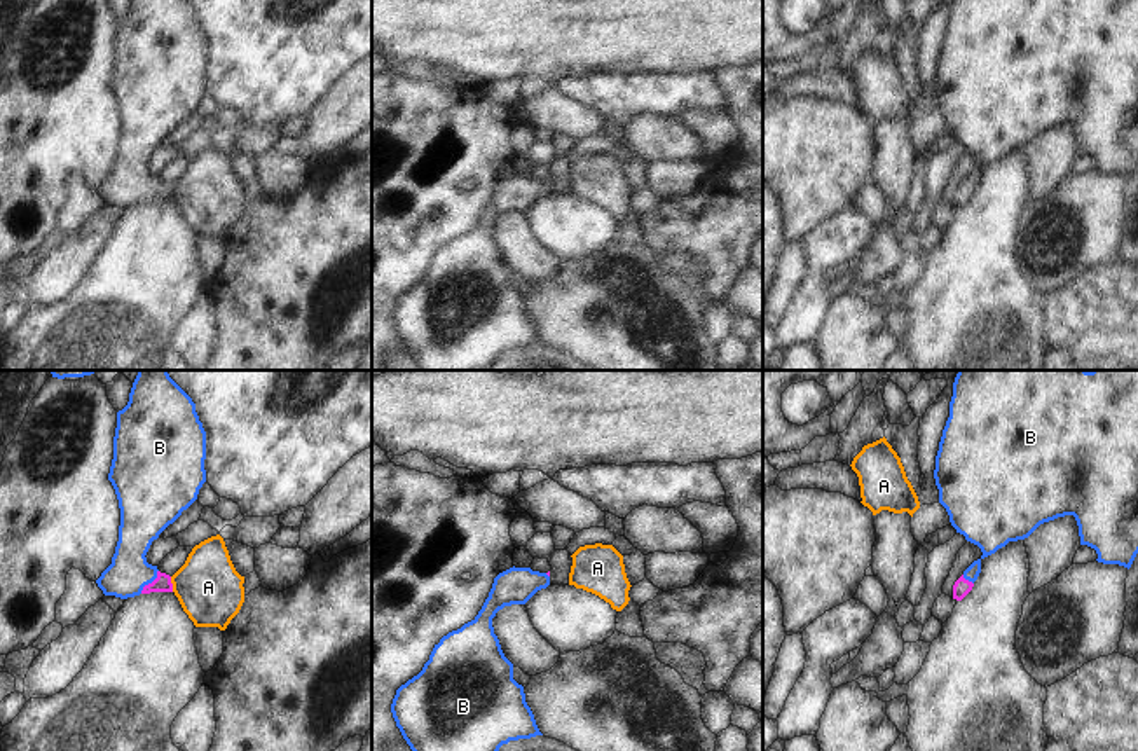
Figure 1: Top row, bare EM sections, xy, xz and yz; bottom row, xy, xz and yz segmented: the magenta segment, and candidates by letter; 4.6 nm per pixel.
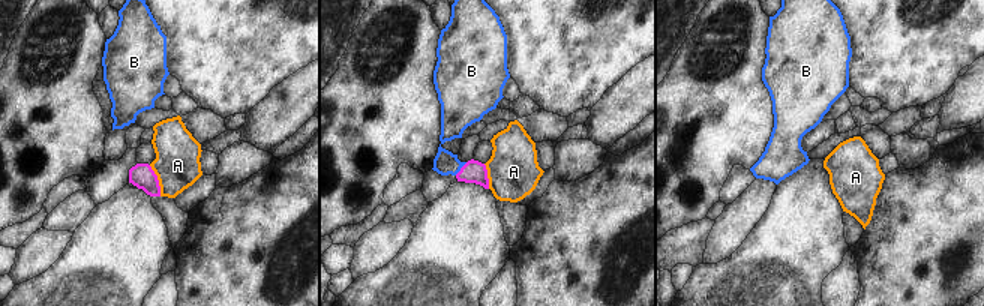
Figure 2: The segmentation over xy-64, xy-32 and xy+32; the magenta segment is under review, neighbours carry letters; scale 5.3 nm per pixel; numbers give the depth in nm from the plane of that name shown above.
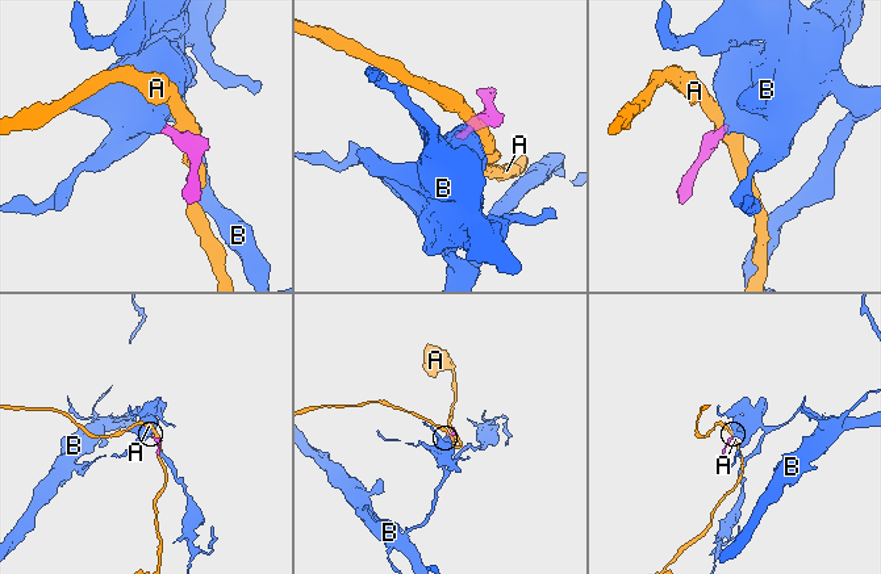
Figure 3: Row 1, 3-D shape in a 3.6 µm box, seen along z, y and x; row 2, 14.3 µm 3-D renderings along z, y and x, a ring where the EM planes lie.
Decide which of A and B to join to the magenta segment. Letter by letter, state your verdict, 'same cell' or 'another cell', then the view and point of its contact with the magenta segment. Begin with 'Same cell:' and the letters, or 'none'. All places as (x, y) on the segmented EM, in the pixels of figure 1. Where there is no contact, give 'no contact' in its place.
Same cell: B
A: another cell; meets magenta in xy at (171, 584)
B: same cell; meets magenta in xy at (152, 582)

